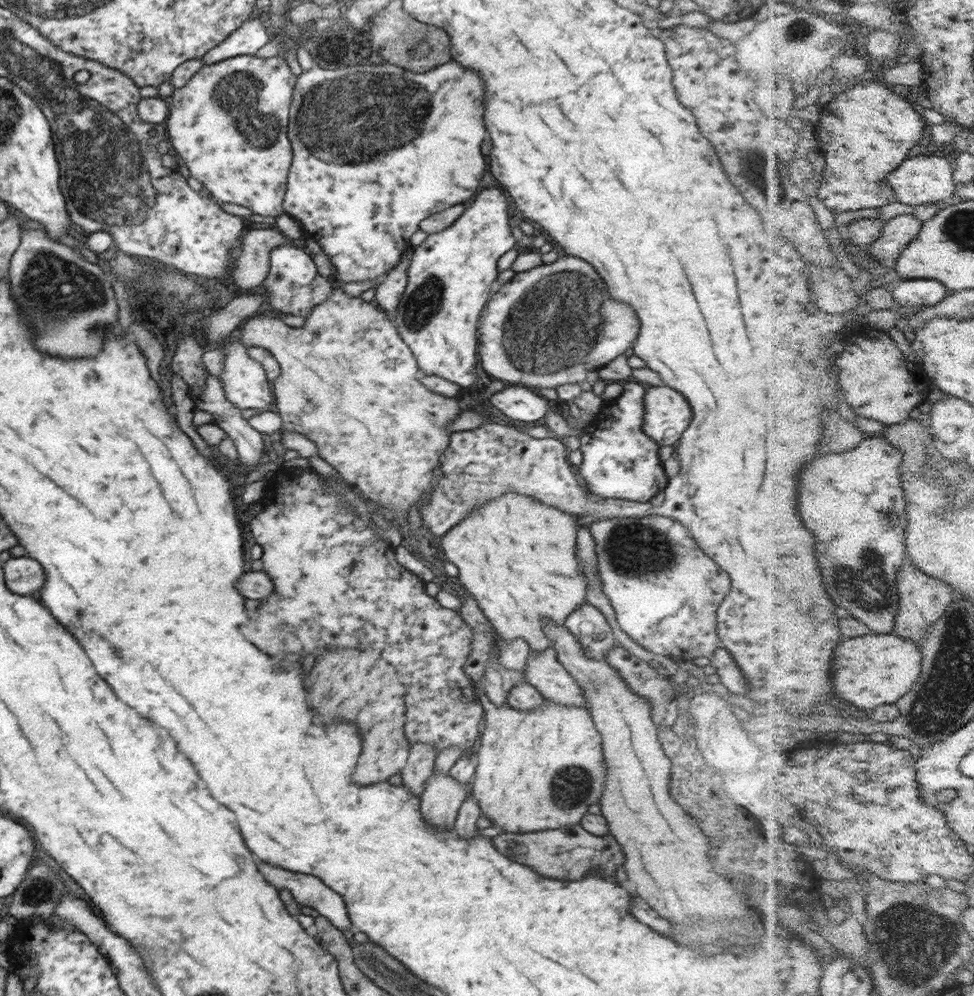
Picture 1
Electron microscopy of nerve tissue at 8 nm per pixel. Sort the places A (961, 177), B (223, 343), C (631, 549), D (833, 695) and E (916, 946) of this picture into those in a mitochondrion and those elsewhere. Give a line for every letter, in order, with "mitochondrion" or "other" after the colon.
A: other
B: other
C: mitochondrion
D: other
E: mitochondrion

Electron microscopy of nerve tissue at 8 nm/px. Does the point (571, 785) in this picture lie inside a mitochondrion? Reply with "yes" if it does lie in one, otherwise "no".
yes

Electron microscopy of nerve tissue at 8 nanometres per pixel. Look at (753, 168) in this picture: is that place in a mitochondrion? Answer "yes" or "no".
yes

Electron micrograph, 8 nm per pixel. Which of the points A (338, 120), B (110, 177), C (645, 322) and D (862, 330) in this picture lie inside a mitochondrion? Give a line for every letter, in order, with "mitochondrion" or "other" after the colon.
A: mitochondrion
B: mitochondrion
C: other
D: other

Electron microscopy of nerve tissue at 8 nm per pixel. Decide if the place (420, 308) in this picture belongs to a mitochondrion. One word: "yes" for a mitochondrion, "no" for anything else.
yes

